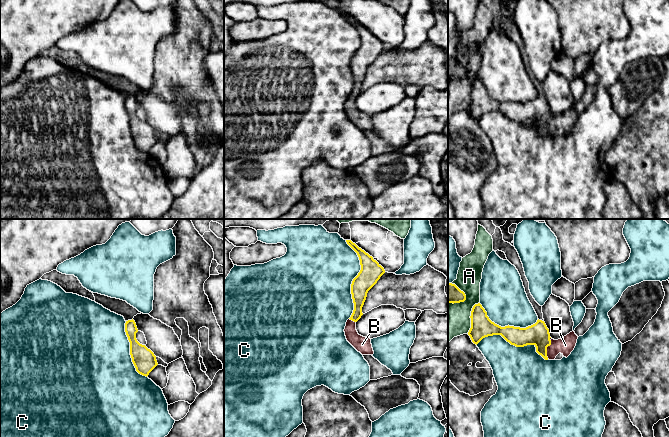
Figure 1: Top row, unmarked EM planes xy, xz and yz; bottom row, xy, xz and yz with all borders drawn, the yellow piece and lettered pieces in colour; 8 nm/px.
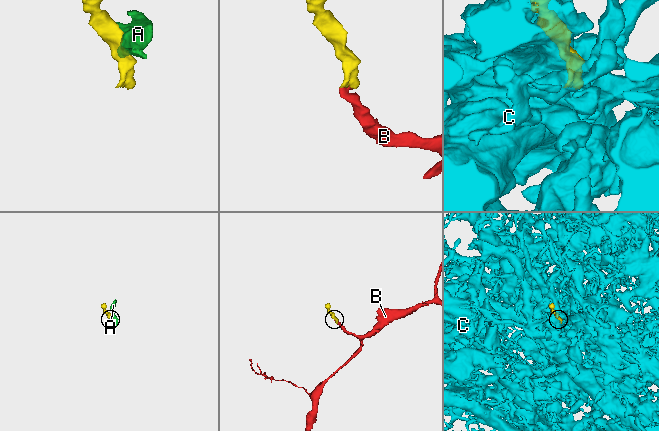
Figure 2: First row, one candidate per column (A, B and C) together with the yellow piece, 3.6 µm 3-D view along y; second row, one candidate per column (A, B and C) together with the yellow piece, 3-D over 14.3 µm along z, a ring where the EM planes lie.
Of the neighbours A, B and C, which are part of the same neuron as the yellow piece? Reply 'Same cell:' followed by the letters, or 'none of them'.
Same cell: B

